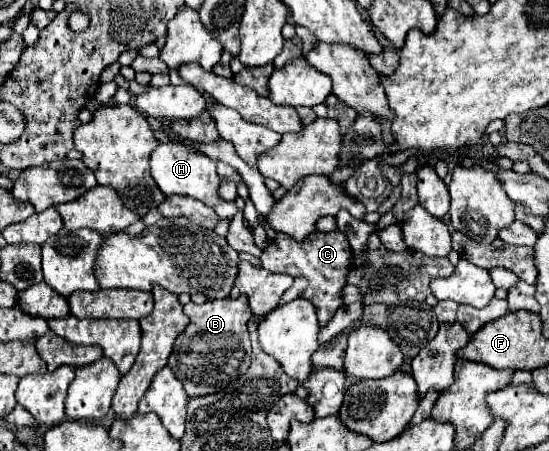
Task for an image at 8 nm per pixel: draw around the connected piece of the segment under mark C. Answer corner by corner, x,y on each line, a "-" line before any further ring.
340,230
312,232
304,242
296,242
286,234
278,234
278,238
262,252
260,260
262,268
270,272
282,272
293,278
304,276
308,279
308,288
300,292
300,298
306,298
314,304
320,328
324,328
342,306
342,288
346,286
346,276
352,268
352,252
348,238

